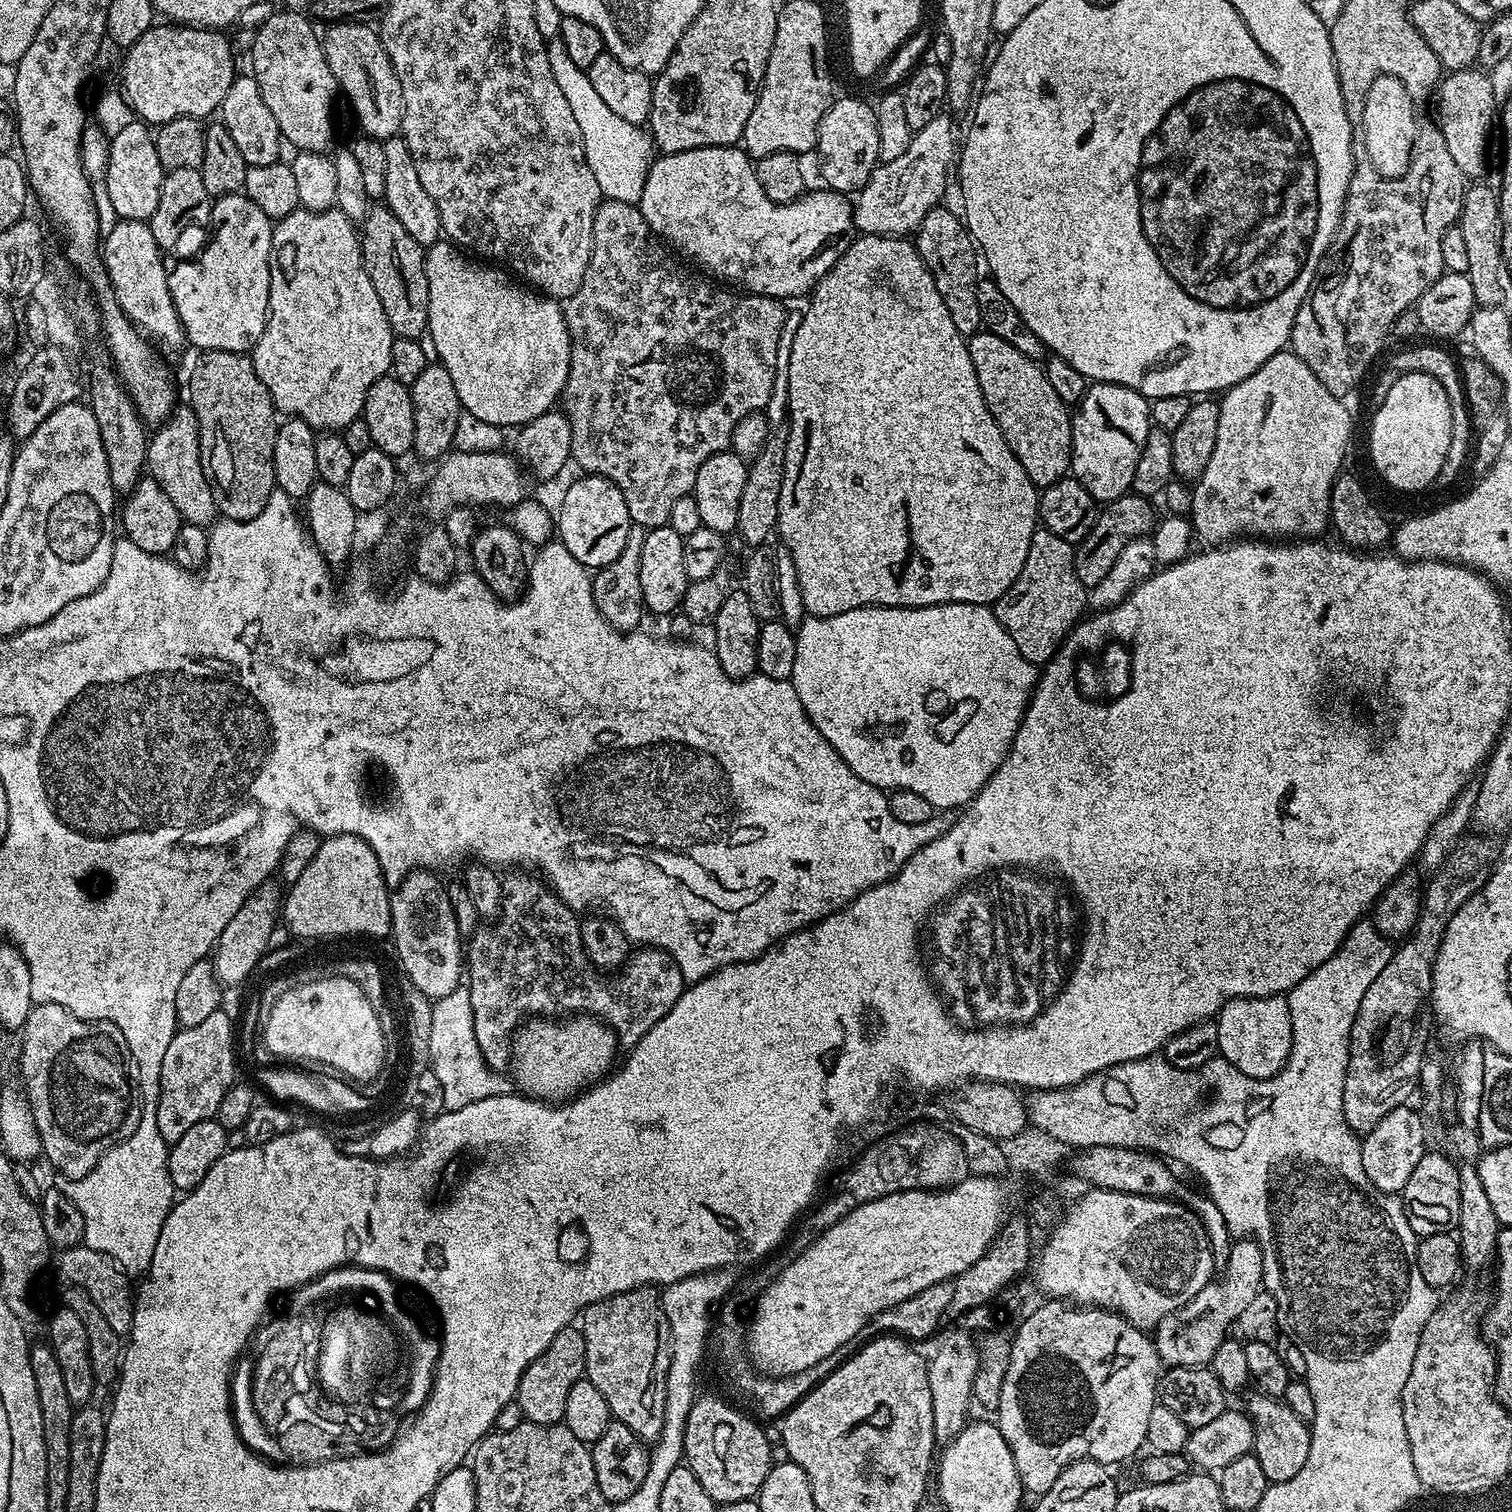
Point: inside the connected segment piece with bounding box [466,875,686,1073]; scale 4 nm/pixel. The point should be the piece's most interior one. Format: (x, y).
(529, 963)

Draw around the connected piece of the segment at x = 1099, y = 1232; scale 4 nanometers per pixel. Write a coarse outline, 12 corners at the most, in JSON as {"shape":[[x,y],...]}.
{"shape":[[1088,1190],[1039,1287],[1159,1325],[1213,1279],[1168,1198]]}

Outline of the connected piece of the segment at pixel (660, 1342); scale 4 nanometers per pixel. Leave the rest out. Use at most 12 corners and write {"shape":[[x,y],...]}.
{"shape":[[655,1287],[582,1313],[615,1423],[664,1429],[672,1331]]}

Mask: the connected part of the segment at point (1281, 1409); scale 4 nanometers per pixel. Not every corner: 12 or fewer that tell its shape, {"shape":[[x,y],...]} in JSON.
{"shape":[[1255,1394],[1252,1452],[1269,1484],[1310,1458],[1312,1430],[1283,1399]]}

